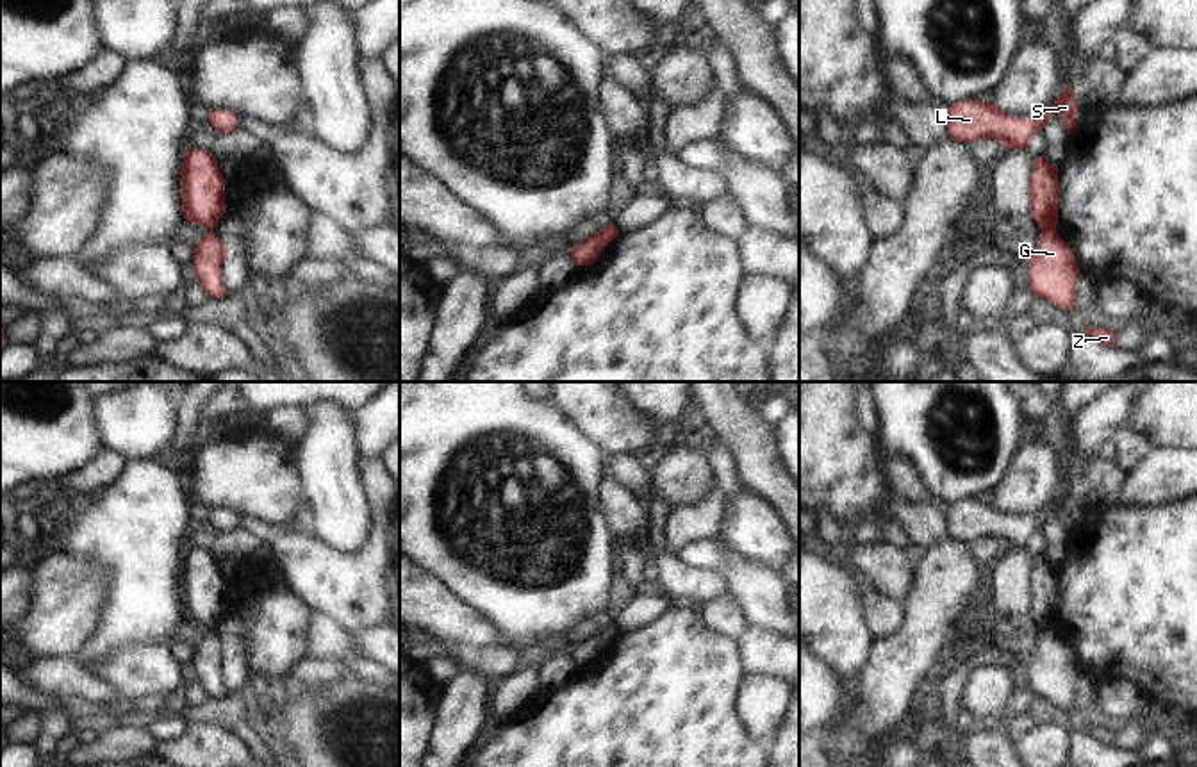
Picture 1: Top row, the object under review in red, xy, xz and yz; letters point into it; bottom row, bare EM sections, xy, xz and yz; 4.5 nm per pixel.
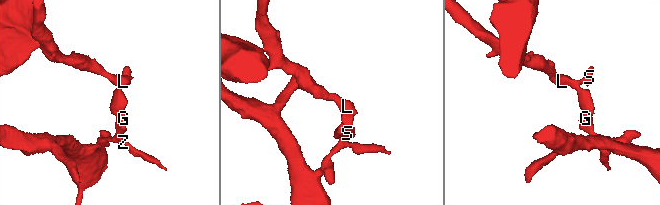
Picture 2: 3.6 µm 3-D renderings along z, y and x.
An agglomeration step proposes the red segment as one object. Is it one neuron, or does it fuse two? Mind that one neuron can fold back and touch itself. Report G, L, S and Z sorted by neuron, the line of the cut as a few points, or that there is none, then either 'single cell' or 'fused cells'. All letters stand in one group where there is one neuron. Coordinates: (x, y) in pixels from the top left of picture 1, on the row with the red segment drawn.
G Z / L S; cut in xz along (598, 234), (602, 250); fused cells

